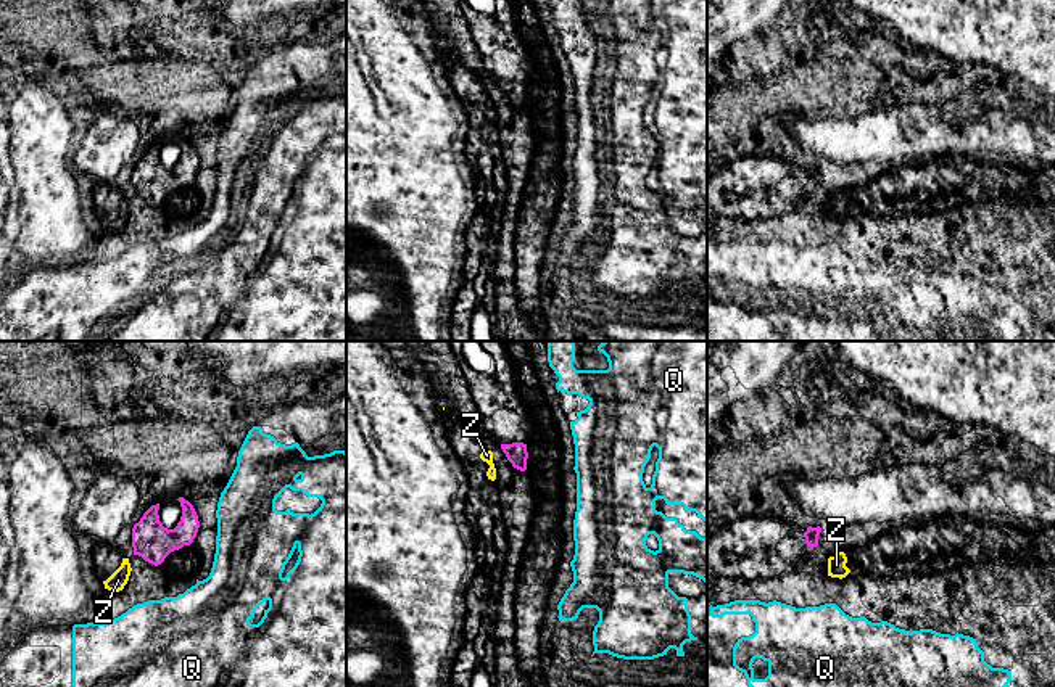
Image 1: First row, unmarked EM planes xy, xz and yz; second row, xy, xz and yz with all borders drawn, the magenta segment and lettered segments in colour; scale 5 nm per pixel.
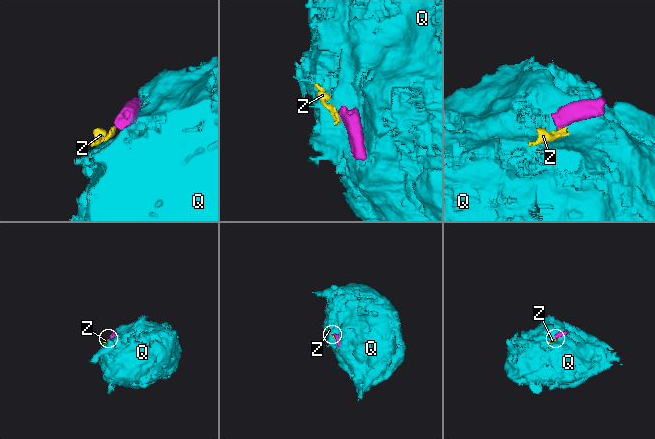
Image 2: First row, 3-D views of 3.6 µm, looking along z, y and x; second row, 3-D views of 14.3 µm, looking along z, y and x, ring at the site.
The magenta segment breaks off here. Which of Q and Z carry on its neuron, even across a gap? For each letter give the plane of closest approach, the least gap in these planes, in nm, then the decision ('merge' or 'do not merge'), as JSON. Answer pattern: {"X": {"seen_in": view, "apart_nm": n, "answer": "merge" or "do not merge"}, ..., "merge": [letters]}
{"Q": {"seen_in": "xy", "apart_nm": 90, "answer": "do not merge"}, "Z": {"seen_in": "xy", "apart_nm": 40, "answer": "do not merge"}, "merge": []}

